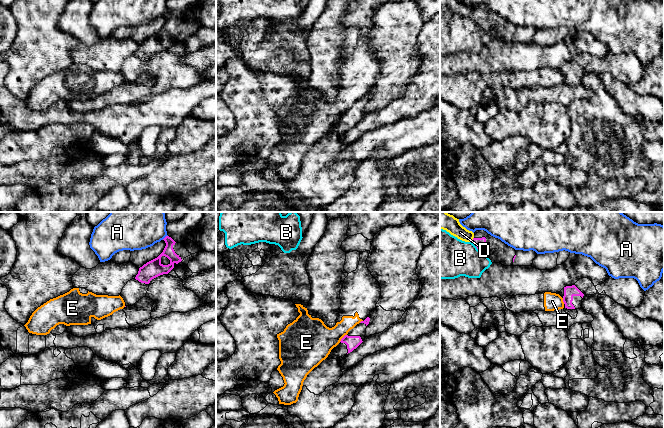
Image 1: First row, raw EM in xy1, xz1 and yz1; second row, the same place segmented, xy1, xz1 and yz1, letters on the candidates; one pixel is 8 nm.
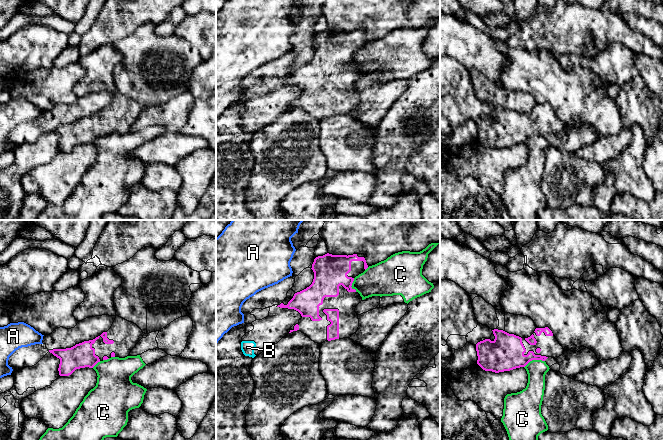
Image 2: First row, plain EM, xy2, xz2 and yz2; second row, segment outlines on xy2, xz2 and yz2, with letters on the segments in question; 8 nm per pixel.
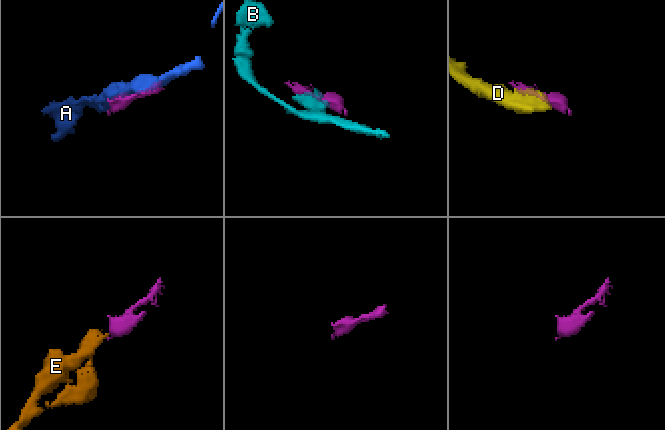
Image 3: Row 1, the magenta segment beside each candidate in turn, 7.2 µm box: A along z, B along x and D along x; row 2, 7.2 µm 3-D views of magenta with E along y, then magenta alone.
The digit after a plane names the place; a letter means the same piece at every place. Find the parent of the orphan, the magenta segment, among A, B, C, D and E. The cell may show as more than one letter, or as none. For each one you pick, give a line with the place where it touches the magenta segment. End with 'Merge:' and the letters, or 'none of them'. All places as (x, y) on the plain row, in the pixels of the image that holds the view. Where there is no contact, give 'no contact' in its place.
Merge: none of them

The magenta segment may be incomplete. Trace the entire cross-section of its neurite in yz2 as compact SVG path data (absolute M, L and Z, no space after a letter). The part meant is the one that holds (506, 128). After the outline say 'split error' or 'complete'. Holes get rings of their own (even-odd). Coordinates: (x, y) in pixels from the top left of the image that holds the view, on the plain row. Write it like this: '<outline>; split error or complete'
M536 104L528 114L521 114L503 106L492 106L495 115L476 120L477 140L485 147L495 149L525 143L532 136L557 135L564 128L552 107Z; split error

